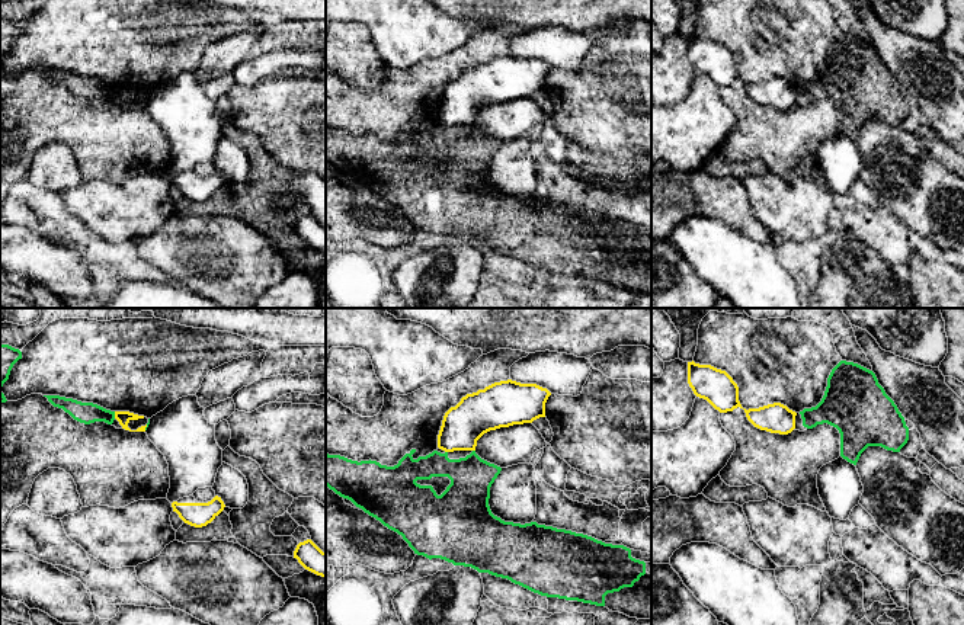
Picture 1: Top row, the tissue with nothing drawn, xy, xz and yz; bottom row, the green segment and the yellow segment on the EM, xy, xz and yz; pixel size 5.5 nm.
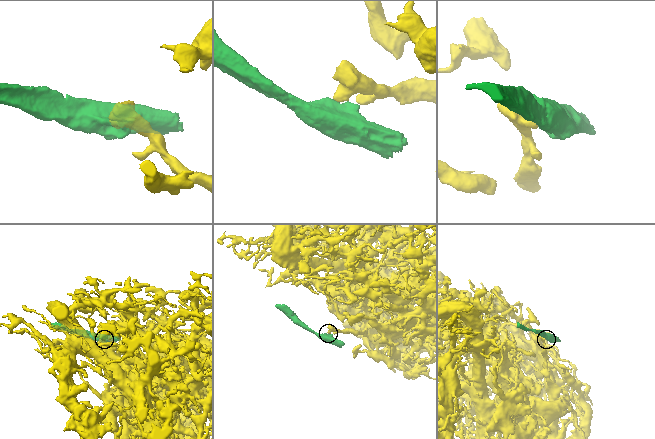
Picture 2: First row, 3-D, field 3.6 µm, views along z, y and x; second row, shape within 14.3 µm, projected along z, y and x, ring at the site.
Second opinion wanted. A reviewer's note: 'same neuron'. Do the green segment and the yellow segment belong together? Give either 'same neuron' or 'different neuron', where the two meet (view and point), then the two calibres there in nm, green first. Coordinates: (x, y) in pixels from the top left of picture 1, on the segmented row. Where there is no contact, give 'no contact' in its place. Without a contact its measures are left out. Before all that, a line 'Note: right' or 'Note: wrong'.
Note: wrong
different neuron; contact xy (114, 414); calibres 120 and 70 nm

